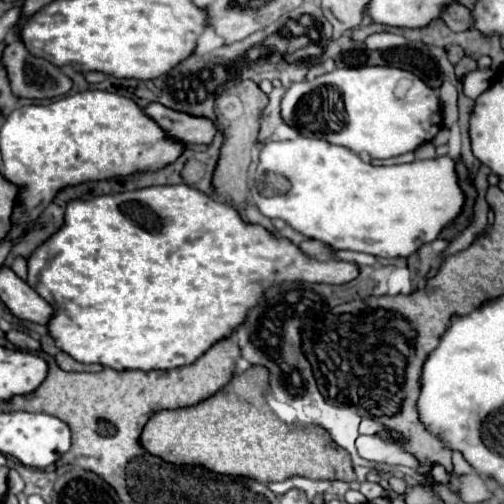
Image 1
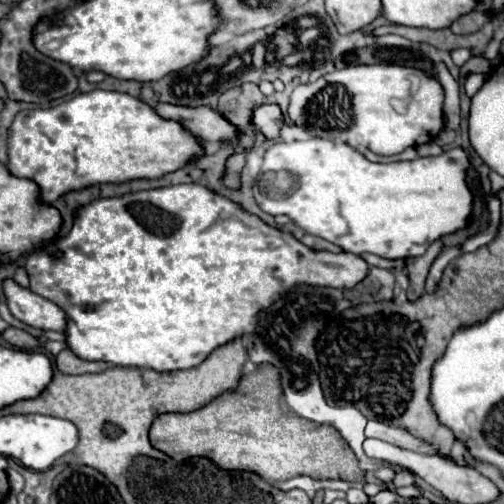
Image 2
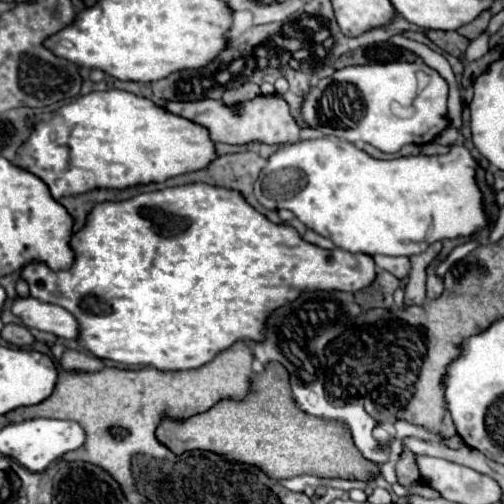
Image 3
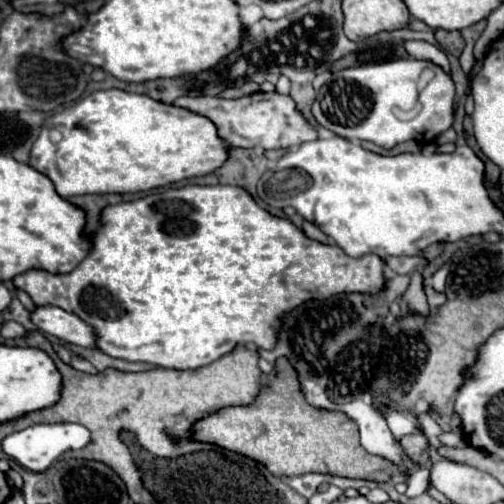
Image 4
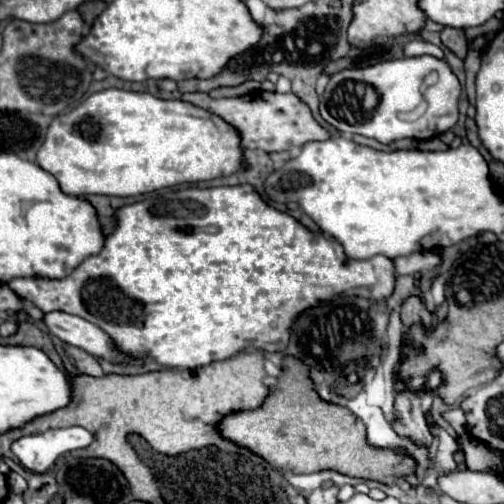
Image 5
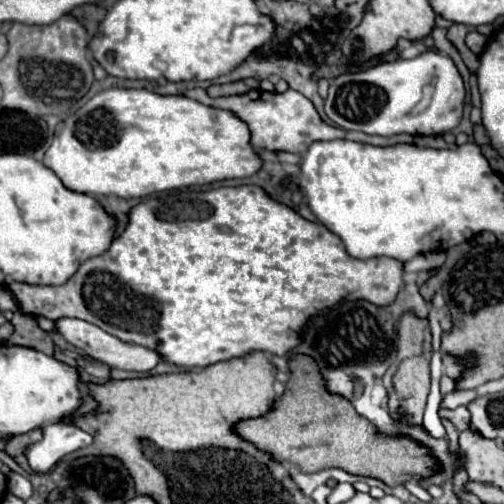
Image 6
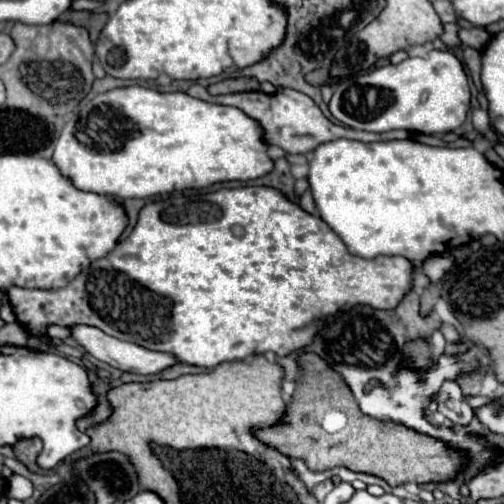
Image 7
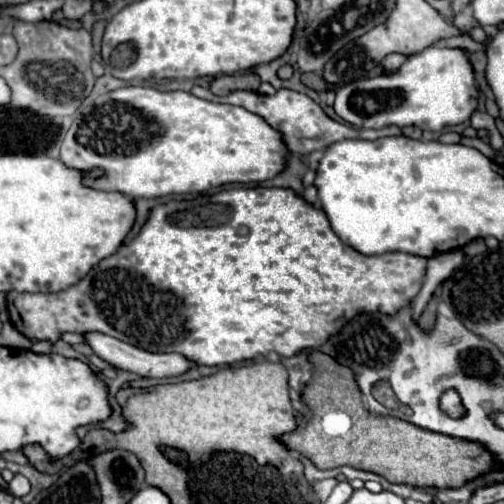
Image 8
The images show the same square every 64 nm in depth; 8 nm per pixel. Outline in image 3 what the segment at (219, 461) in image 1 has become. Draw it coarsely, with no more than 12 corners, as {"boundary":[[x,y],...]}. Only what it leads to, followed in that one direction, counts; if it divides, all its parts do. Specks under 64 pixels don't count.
{"boundary":[[270,362],[250,394],[156,436],[212,450],[272,480],[374,480],[338,420],[296,408]]}

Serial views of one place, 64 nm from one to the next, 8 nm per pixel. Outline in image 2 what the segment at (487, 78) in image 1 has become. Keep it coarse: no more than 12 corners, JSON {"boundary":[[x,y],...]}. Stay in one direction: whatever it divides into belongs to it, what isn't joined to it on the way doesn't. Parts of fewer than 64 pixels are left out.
{"boundary":[[470,74],[466,78],[466,94],[472,97],[486,74]]}

